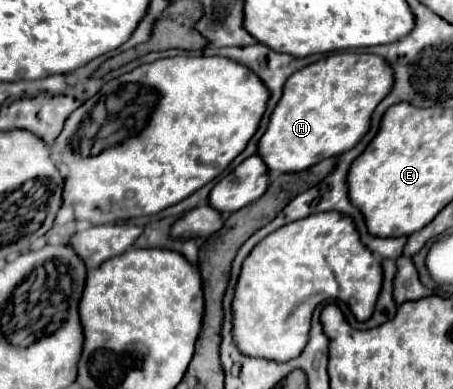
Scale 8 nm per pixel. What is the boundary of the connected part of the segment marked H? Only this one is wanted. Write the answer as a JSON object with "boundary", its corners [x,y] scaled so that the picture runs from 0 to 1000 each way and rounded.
{"boundary":[[[733,136],[653,183],[596,296],[570,398],[592,440],[653,445],[777,383],[817,332],[817,296],[865,224],[865,177],[834,141]]]}

